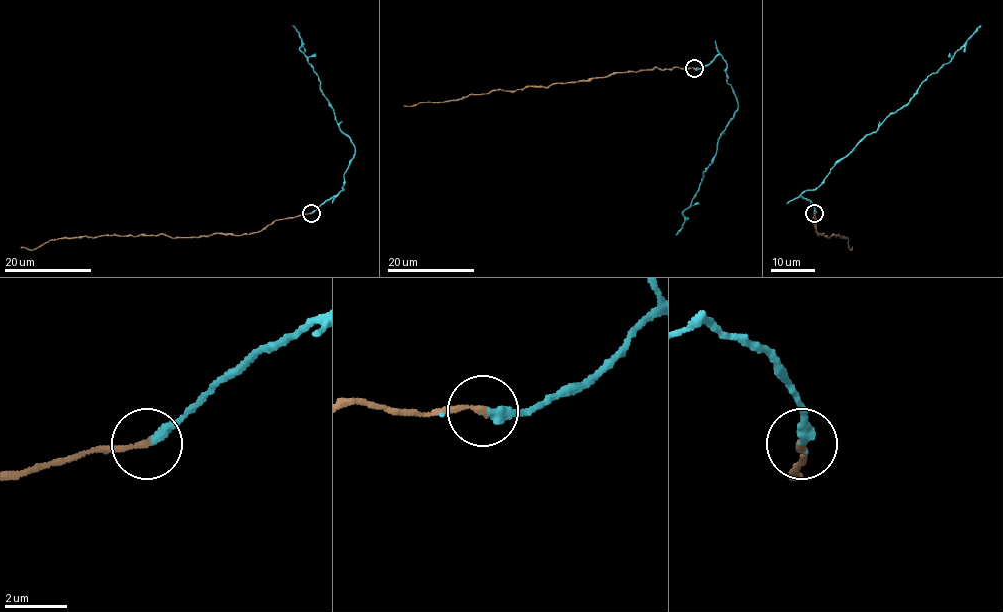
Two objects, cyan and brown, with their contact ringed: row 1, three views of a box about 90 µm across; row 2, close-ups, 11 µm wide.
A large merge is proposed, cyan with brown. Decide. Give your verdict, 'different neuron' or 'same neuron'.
same neuron

